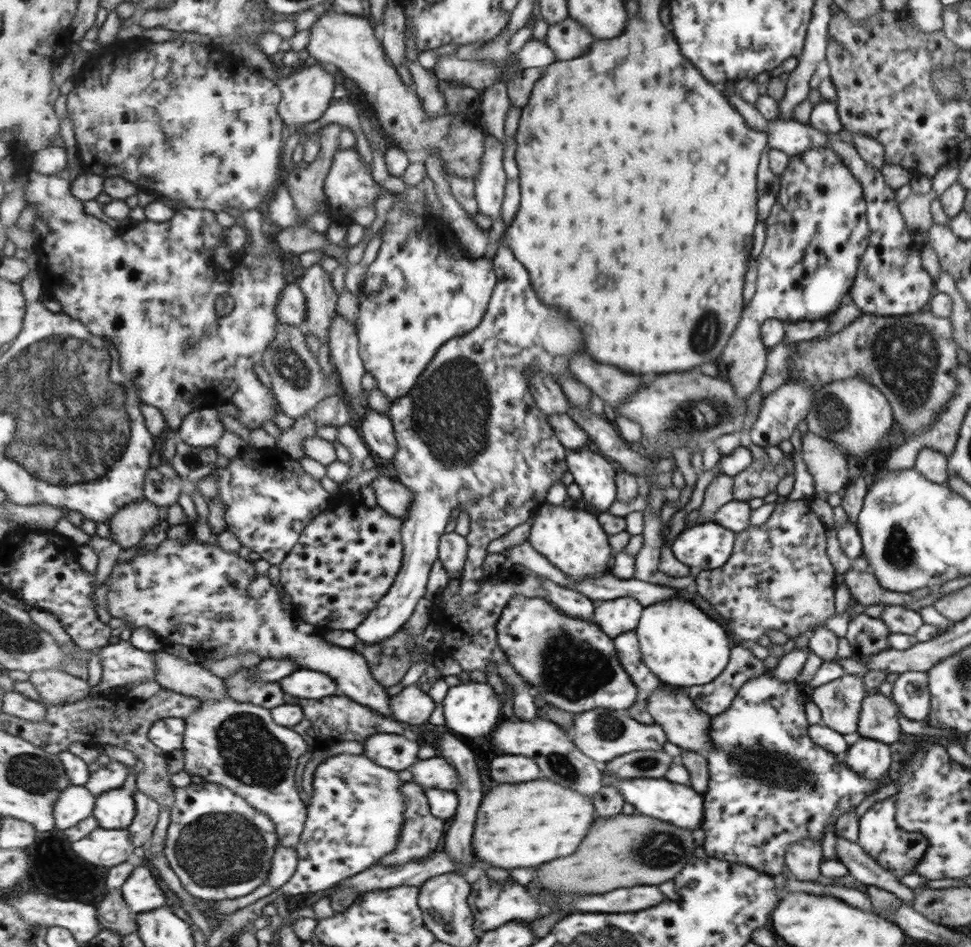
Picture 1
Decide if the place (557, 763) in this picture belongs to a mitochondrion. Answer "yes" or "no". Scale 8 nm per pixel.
yes

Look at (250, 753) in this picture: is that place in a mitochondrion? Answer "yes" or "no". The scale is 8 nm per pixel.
yes

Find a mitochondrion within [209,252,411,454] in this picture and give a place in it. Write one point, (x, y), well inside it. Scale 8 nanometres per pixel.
(289, 364)

